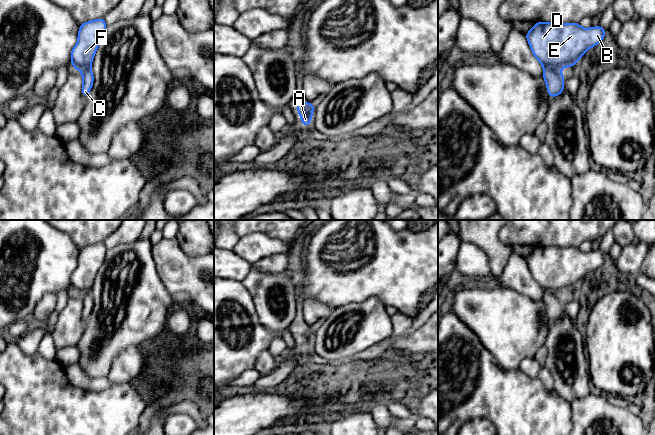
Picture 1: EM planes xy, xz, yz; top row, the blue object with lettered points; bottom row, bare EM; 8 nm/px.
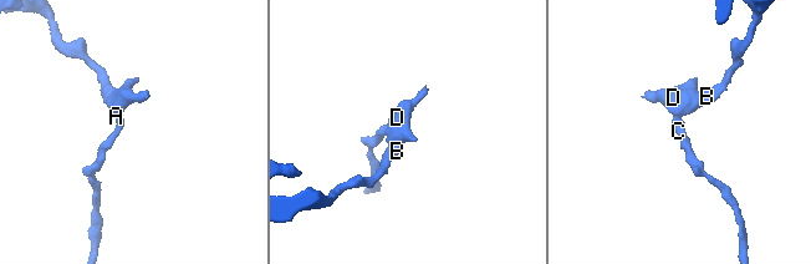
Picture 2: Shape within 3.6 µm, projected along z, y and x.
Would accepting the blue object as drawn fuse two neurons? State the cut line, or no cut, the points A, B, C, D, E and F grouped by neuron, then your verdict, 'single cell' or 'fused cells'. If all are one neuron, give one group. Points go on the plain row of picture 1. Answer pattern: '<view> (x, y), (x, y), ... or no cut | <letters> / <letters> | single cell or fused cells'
yz (544, 289), (557, 293) | A B D E F / C | fused cells

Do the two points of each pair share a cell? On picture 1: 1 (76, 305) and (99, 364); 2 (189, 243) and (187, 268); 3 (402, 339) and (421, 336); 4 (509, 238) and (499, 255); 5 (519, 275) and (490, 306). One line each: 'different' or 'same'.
1: different
2: different
3: same
4: different
5: different

